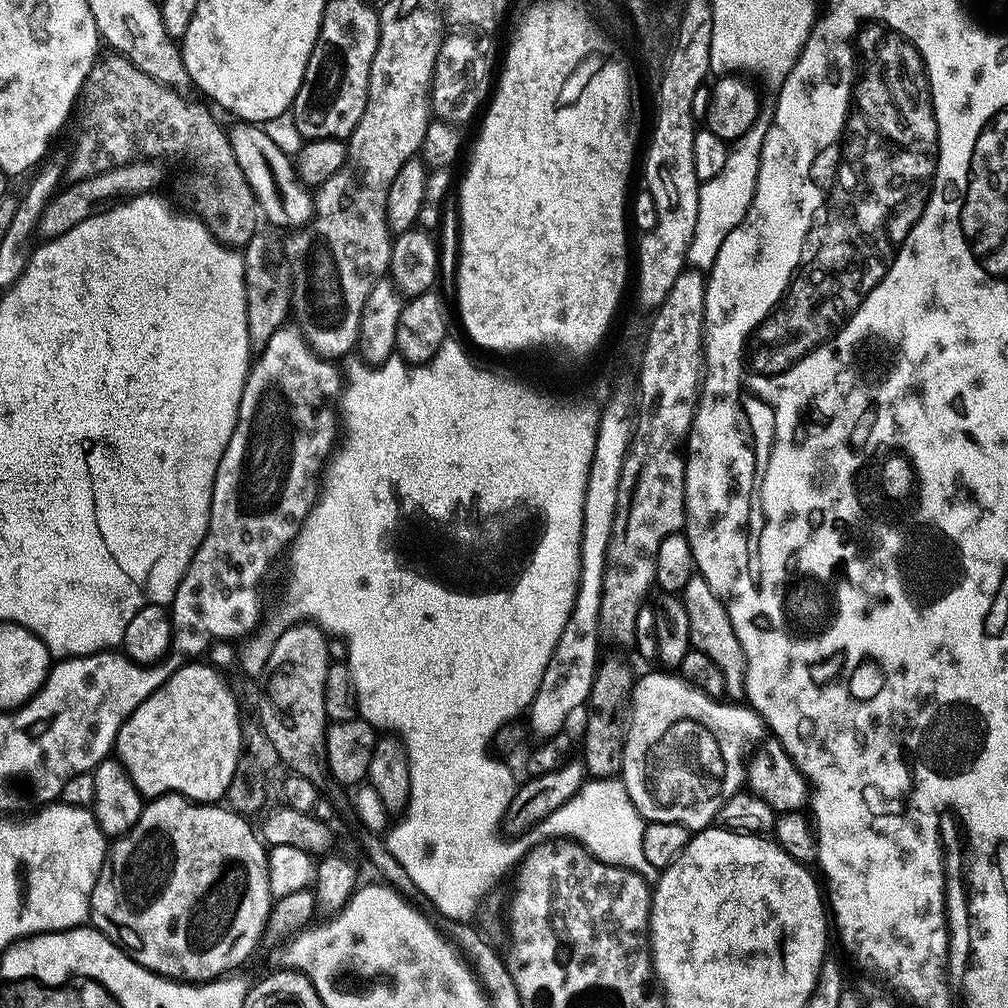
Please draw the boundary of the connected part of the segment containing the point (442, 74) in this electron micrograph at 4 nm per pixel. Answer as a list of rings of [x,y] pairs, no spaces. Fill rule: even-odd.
[[[445,35],[442,46],[438,50],[438,62],[432,75],[431,111],[439,119],[457,126],[464,126],[464,123],[476,111],[478,111],[477,113],[481,111],[482,105],[489,95],[488,67],[491,64],[491,58],[484,53],[483,46],[474,37]]]

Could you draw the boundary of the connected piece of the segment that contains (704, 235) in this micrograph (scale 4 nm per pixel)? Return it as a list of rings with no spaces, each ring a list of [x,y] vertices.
[[[757,119],[755,126],[746,130],[746,134],[729,147],[726,166],[722,166],[722,170],[714,174],[714,178],[701,183],[698,194],[698,222],[694,222],[694,238],[690,238],[688,247],[688,264],[691,267],[697,270],[711,269],[714,258],[718,258],[718,250],[722,250],[722,242],[726,242],[726,234],[739,228],[754,198],[762,142],[768,133],[768,126],[767,119]]]

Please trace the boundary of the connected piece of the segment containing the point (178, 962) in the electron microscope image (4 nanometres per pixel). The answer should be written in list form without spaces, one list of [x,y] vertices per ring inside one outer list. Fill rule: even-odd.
[[[169,794],[149,799],[144,805],[138,822],[127,834],[111,841],[108,855],[100,871],[98,882],[92,891],[91,927],[116,941],[133,960],[148,968],[158,976],[181,982],[207,982],[231,973],[256,947],[260,939],[266,936],[268,916],[272,912],[274,897],[268,881],[268,852],[259,835],[247,824],[241,813],[227,806],[213,806],[208,802],[193,802],[183,796]]]

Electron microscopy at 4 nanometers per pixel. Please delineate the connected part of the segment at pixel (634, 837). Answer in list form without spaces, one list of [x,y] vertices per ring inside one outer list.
[[[588,778],[577,792],[576,797],[568,800],[554,814],[539,821],[541,837],[567,838],[581,844],[596,860],[603,864],[616,864],[643,876],[644,881],[654,886],[660,881],[661,869],[650,866],[642,854],[642,834],[645,819],[630,802],[626,786],[620,778]]]

